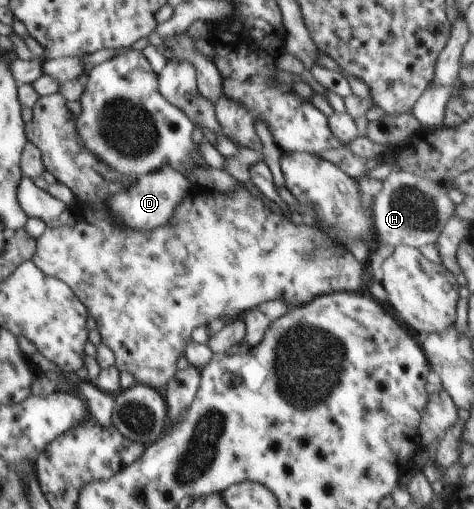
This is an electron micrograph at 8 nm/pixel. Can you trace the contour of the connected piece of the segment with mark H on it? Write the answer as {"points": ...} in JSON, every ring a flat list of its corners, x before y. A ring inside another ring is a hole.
{"points":[[392,170,383,181,382,190,372,198,375,238,395,248,408,245,418,249,425,244,436,244,446,223,454,215,454,207,443,183,414,173]]}

